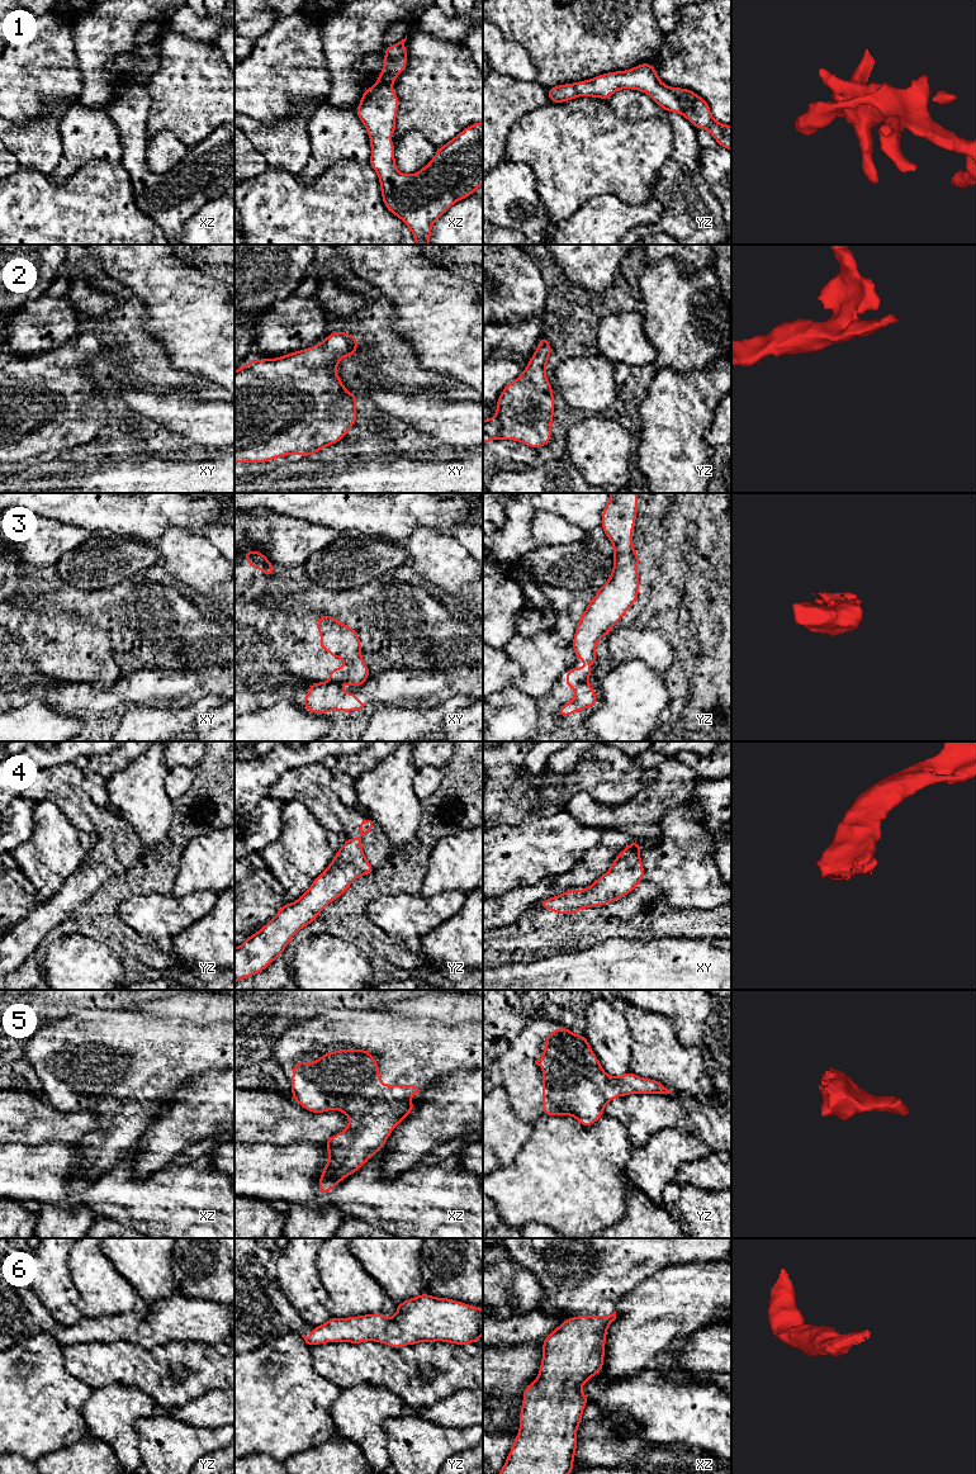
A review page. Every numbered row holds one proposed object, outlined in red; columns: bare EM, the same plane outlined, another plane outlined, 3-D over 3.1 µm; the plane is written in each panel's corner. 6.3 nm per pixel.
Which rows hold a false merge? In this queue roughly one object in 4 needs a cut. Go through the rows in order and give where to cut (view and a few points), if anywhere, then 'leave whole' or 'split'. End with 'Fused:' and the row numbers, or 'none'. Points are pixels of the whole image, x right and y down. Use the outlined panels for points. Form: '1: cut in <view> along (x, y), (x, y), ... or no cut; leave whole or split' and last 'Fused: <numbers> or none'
1: no cut; leave whole
2: no cut; leave whole
3: cut in yz along (586, 681), (576, 686); split
4: no cut; leave whole
5: no cut; leave whole
6: no cut; leave whole
Fused: 3

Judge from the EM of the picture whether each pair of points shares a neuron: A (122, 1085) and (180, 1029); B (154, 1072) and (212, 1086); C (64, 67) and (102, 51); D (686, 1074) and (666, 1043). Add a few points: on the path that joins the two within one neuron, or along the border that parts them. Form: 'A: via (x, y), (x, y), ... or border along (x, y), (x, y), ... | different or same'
A: via (136, 1071), (166, 1043) | same
B: border along (218, 1072), (202, 1072), (175, 1091) | different
C: border along (71, 32), (74, 51), (81, 66) | different
D: via (678, 1066), (666, 1051) | same

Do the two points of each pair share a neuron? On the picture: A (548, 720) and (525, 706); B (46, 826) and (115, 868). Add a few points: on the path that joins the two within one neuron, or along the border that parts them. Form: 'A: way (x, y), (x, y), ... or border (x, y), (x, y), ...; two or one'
A: border (536, 701), (539, 711), (538, 728); two
B: border (74, 824), (91, 833), (96, 843), (70, 875); two

